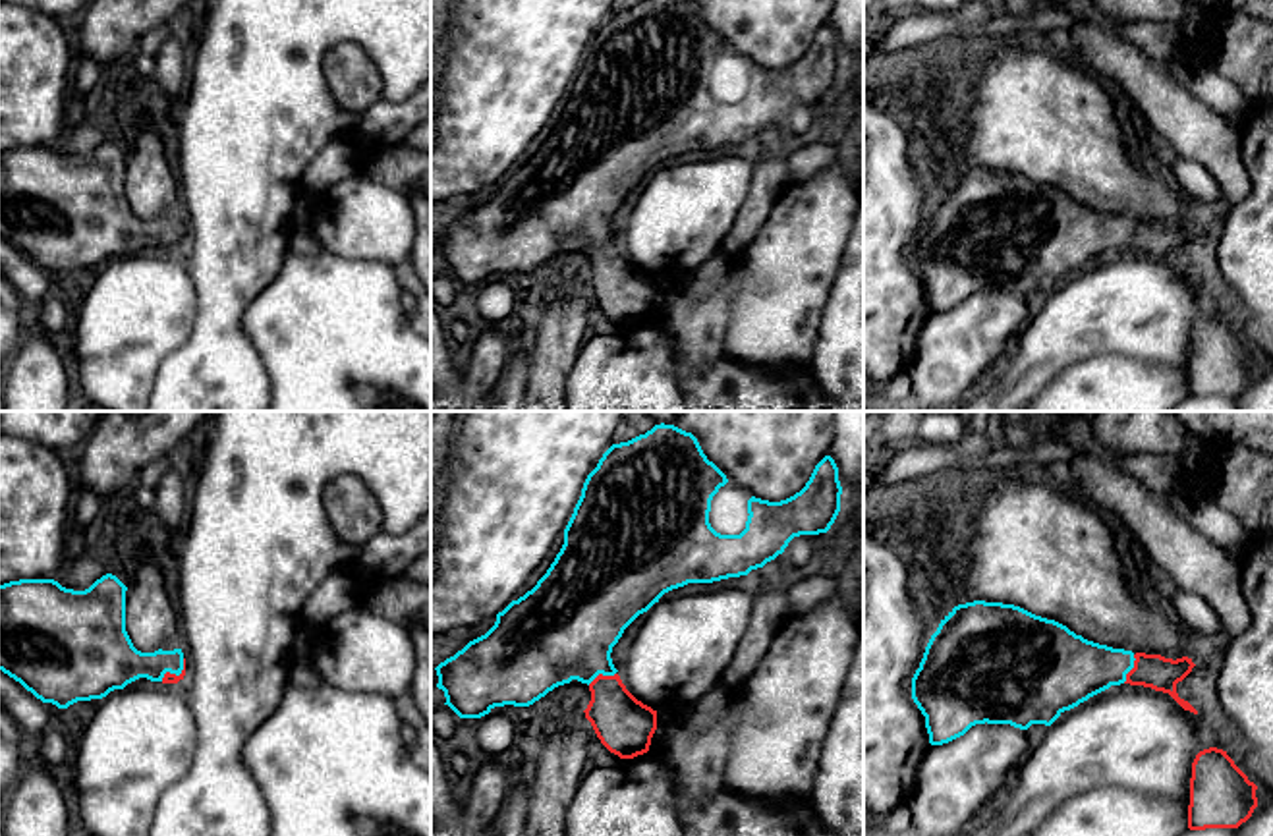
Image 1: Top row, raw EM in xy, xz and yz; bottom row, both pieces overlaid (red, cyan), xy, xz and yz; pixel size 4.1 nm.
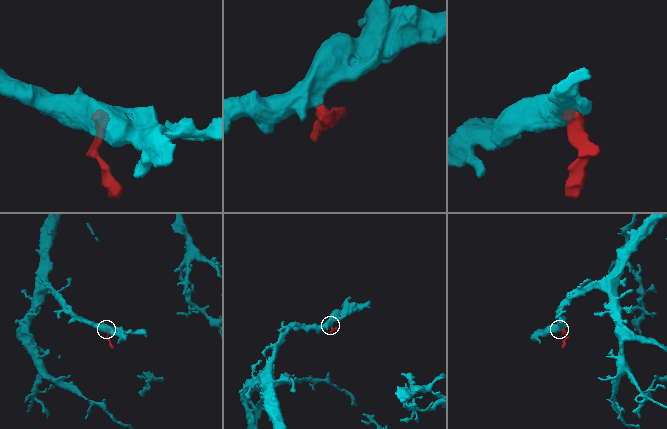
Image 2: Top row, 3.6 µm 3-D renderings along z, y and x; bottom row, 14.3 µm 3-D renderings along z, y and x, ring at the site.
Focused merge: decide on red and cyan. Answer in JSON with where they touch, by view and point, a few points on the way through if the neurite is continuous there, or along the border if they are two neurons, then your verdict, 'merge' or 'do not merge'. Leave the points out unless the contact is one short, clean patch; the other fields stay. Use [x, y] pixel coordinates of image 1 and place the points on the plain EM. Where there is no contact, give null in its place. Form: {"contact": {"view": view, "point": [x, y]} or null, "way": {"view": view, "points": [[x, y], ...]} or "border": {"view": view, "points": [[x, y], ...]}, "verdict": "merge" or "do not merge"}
{"contact": {"view": "yz", "point": [1132, 236]}, "way": {"view": "yz", "points": [[1152, 238], [1132, 236], [1073, 236]]}, "verdict": "merge"}

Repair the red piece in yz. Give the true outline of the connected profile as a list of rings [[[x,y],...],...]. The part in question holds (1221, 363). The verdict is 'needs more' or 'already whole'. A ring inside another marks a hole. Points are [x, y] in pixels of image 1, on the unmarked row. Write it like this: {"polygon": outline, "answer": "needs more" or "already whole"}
{"polygon": [[[1200,319],[1192,330],[1188,396],[1238,396],[1258,375],[1256,357],[1227,319]]], "answer": "already whole"}

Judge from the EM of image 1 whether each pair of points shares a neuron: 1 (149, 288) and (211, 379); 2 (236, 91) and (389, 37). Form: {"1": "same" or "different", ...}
{"1": "different", "2": "same"}

